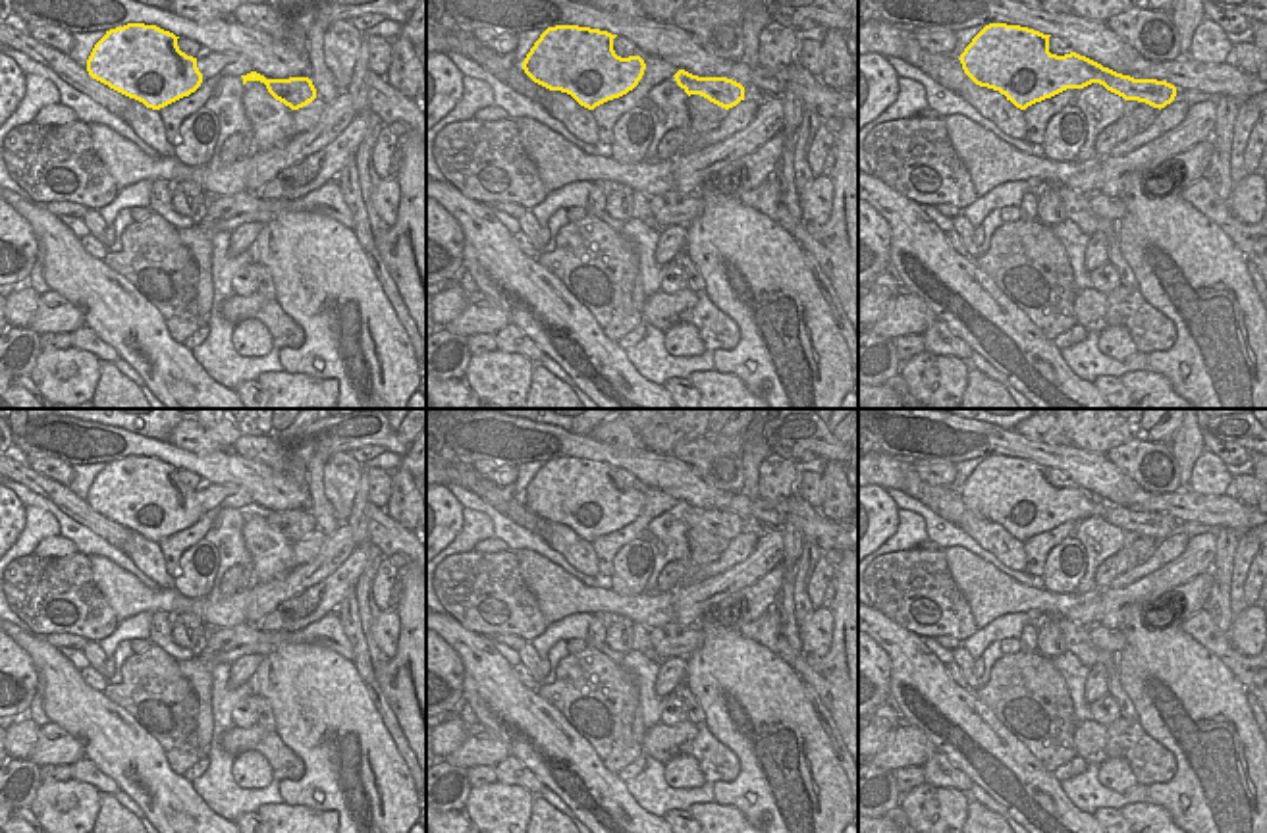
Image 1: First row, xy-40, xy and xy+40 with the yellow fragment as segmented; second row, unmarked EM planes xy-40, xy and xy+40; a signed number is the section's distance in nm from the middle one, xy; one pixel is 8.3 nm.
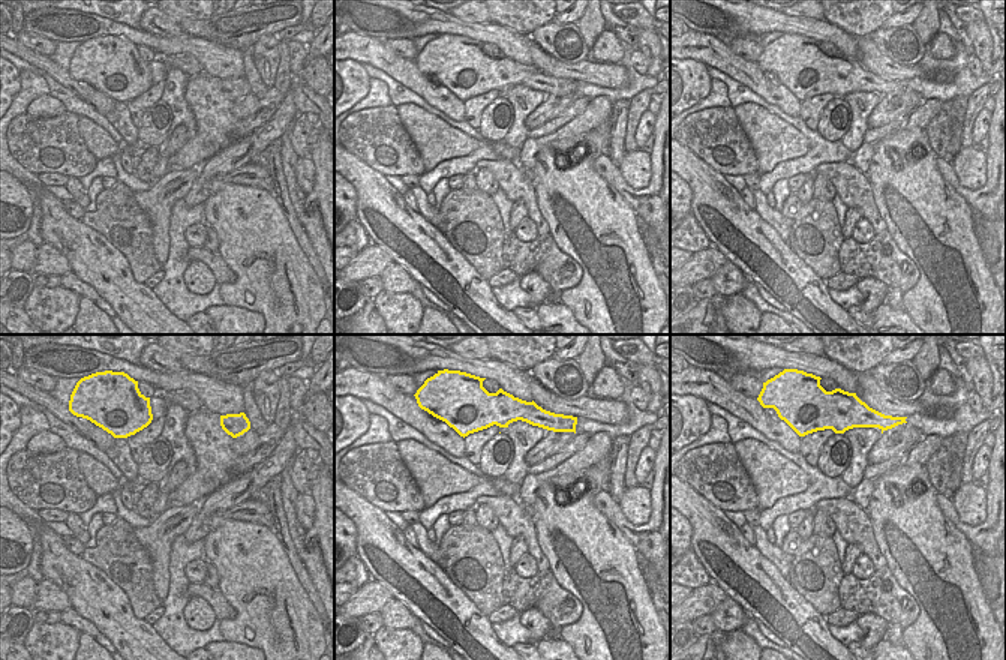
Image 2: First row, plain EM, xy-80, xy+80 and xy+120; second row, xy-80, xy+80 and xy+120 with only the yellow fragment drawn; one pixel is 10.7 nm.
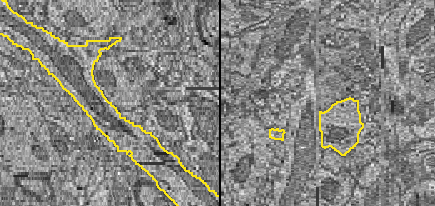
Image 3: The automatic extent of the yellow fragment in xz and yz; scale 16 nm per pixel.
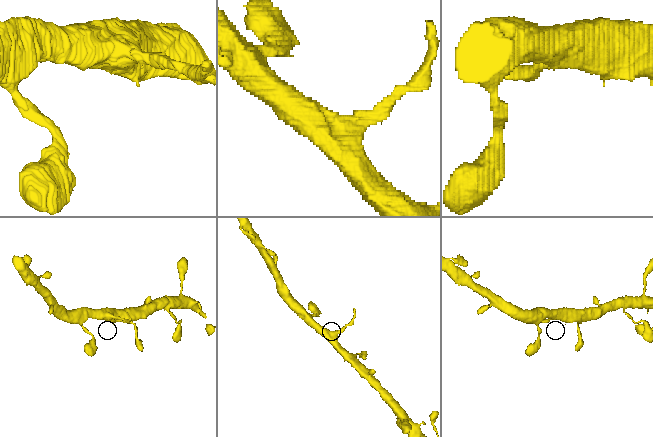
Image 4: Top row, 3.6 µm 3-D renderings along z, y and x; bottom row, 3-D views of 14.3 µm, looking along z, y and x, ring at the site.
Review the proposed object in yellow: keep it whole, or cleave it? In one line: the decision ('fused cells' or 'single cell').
fused cells

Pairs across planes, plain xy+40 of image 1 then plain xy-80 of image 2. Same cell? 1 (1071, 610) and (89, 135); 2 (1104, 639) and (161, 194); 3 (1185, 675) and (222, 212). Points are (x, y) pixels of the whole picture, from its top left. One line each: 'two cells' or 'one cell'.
1: one cell
2: one cell
3: one cell

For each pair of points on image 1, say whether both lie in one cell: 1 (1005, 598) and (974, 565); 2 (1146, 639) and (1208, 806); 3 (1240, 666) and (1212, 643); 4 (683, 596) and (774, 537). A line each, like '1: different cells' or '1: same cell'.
1: same cell
2: same cell
3: same cell
4: same cell

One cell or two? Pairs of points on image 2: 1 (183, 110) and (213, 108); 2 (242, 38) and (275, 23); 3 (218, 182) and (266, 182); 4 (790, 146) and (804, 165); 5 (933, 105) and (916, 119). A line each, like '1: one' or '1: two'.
1: two
2: one
3: one
4: two
5: one

